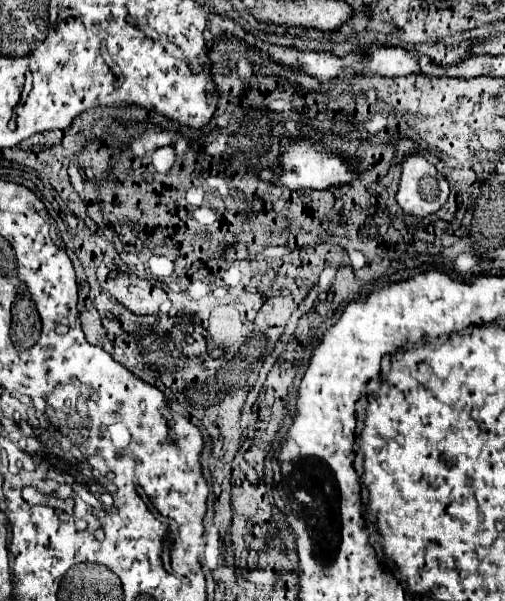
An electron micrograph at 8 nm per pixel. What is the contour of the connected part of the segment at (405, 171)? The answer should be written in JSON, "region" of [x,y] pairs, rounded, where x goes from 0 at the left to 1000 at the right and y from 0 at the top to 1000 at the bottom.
{"region":[[[816,260],[796,270],[796,300],[782,331],[804,356],[840,363],[867,353],[887,333],[887,303],[851,270]]]}

